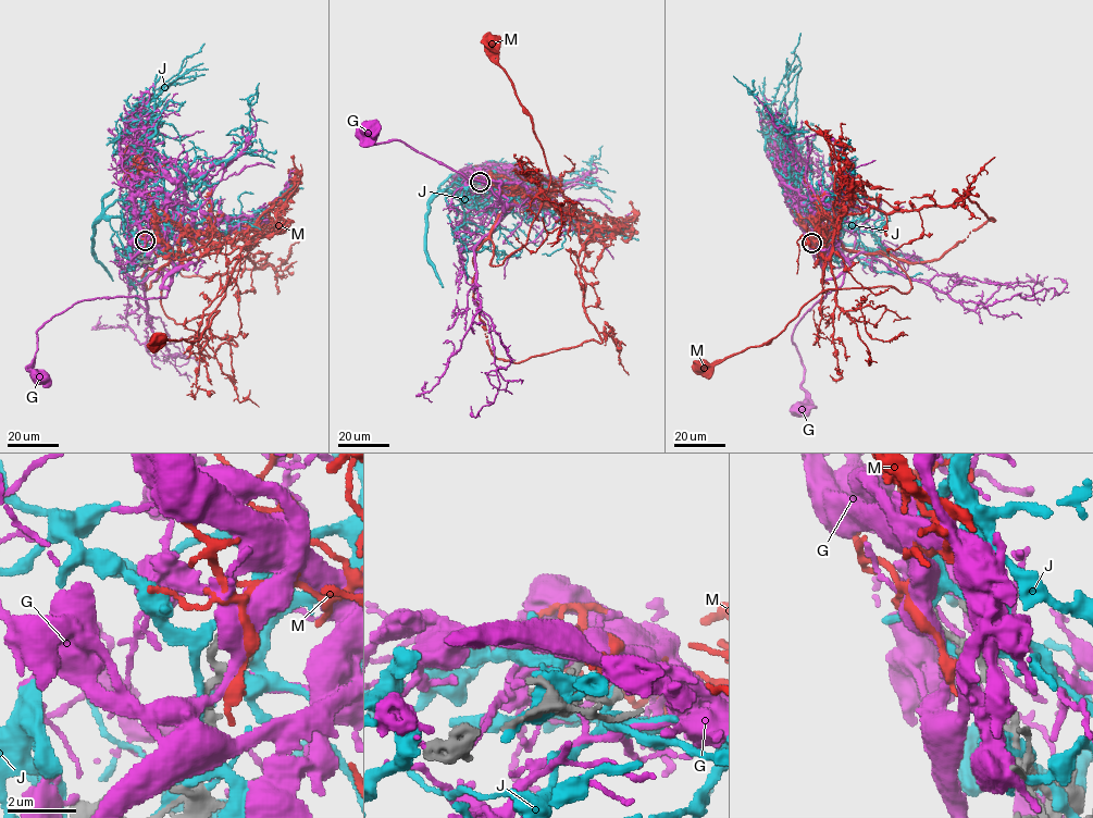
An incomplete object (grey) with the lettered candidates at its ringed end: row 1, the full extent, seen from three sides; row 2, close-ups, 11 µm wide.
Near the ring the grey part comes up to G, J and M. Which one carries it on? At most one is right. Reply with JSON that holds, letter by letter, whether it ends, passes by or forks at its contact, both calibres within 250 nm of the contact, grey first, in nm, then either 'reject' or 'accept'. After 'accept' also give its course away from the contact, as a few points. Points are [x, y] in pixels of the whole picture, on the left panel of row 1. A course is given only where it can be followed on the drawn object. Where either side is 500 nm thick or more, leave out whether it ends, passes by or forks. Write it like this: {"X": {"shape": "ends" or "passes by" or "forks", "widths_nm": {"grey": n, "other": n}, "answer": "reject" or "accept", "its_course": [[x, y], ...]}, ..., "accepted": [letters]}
{"G": {"widths_nm": {"grey": 190, "other": 550}, "answer": "reject"}, "J": {"shape": "forks", "widths_nm": {"grey": 170, "other": 200}, "answer": "reject"}, "M": {"shape": "passes by", "widths_nm": {"grey": 180, "other": 280}, "answer": "reject"}, "accepted": []}

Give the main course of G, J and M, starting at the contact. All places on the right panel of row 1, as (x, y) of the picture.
G: (811, 243), (812, 237), (840, 255), (849, 269), (843, 283), (808, 310), (792, 334), (805, 393), (797, 413)
J: (811, 243), (821, 201), (792, 190), (769, 137), (771, 119), (795, 95), (800, 33)
M: (815, 246), (814, 236), (833, 240), (840, 218), (830, 264), (836, 288), (809, 300), (775, 336), (699, 366)

